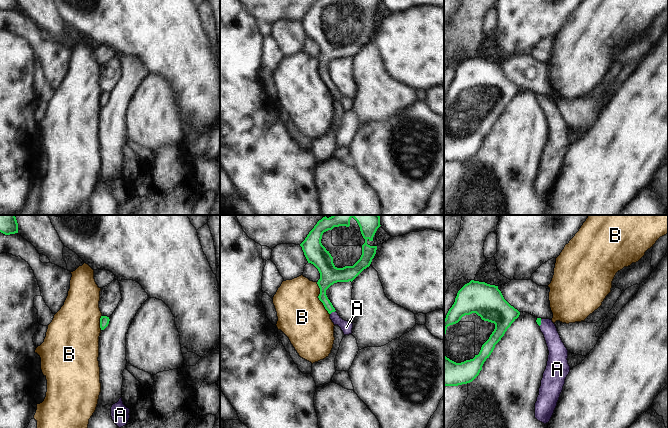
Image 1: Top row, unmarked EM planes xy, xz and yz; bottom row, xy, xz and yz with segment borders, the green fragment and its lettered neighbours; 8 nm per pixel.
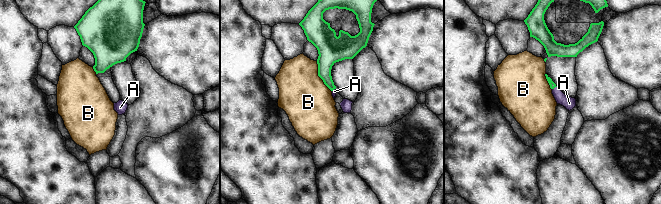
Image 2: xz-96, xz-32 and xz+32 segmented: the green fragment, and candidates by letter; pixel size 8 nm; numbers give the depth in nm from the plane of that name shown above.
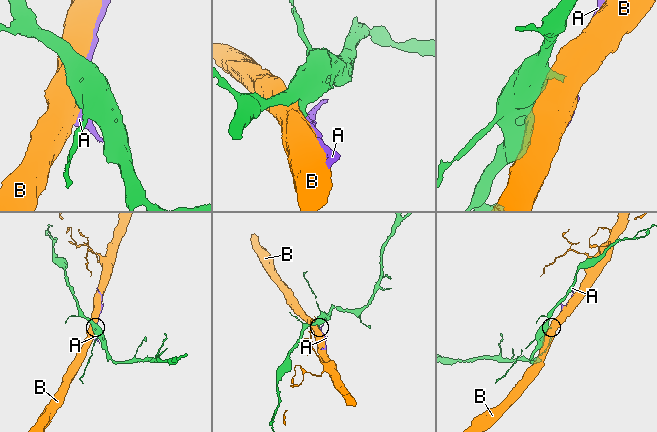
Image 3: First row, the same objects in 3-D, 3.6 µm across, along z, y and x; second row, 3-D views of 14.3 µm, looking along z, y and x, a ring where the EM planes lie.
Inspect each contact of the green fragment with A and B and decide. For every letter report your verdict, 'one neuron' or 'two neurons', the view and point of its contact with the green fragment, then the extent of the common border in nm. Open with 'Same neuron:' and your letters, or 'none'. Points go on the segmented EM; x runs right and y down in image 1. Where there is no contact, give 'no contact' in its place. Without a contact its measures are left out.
Same neuron: A
A: one neuron | xz (332, 311) | 60 nm
B: two neurons | xz (318, 297) | 280 nm

